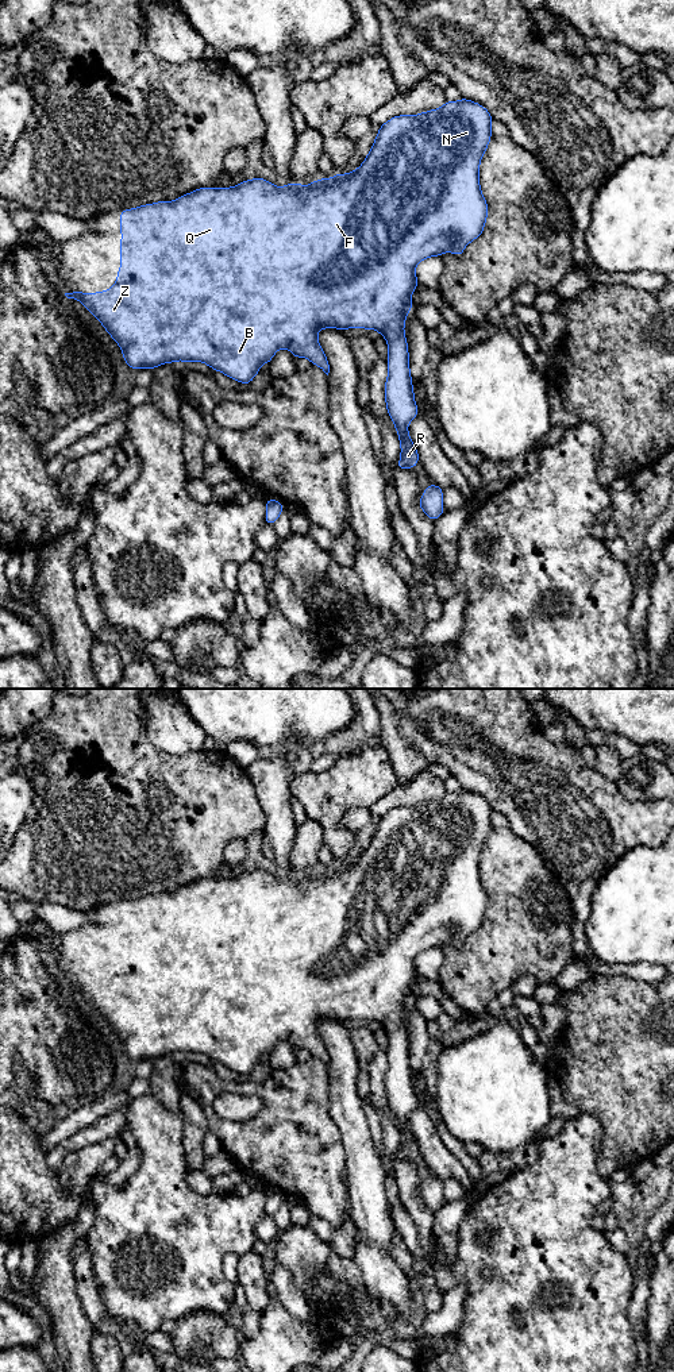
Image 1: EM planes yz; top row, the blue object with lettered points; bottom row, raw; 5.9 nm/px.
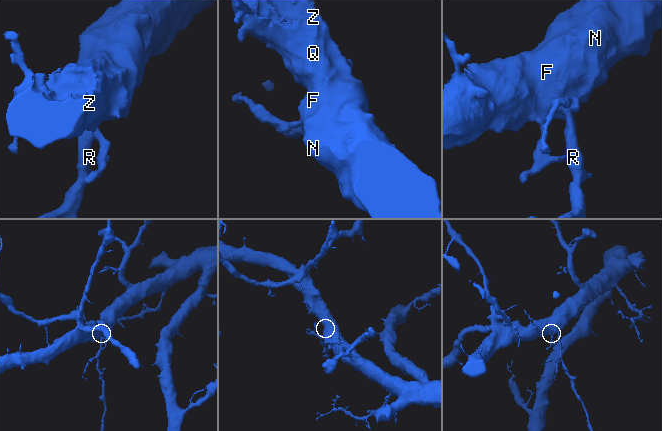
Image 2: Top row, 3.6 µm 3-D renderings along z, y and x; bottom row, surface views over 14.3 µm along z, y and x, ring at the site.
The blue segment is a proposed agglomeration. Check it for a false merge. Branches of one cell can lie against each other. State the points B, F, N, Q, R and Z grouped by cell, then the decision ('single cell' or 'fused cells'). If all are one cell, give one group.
B F N Q R Z | single cell

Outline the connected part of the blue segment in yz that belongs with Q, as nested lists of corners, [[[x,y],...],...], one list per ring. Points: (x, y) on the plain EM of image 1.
[[[465,789],[459,793],[447,791],[438,801],[425,802],[419,806],[397,806],[381,816],[365,852],[358,860],[348,866],[338,864],[331,870],[321,868],[317,872],[311,872],[308,878],[303,878],[300,872],[297,872],[296,875],[285,875],[282,879],[258,868],[244,871],[231,879],[205,878],[182,886],[173,893],[163,891],[131,901],[122,901],[120,961],[115,964],[119,972],[113,974],[112,979],[104,983],[88,986],[80,982],[72,982],[70,984],[65,984],[65,987],[80,993],[101,1014],[109,1028],[120,1038],[124,1053],[131,1060],[157,1060],[163,1055],[173,1055],[177,1052],[203,1053],[212,1061],[220,1063],[243,1076],[249,1076],[254,1071],[261,1063],[262,1055],[270,1056],[274,1045],[280,1040],[288,1040],[294,1049],[308,1049],[311,1056],[319,1057],[328,1067],[330,1056],[327,1047],[317,1030],[320,1021],[375,1021],[385,1029],[389,1041],[386,1049],[388,1070],[385,1072],[384,1084],[388,1106],[400,1130],[401,1145],[397,1161],[413,1160],[419,1155],[419,1142],[409,1128],[408,1115],[420,1102],[415,1094],[409,1060],[409,1043],[404,1018],[407,1007],[413,999],[412,983],[420,976],[415,961],[420,952],[431,948],[440,948],[447,943],[461,948],[465,939],[482,926],[489,901],[479,876],[479,856],[492,830],[492,813],[493,809],[490,803],[475,793]]]

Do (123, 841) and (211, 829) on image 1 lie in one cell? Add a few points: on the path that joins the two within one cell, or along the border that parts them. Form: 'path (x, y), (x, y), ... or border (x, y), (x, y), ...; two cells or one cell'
path (145, 831), (189, 829); one cell

